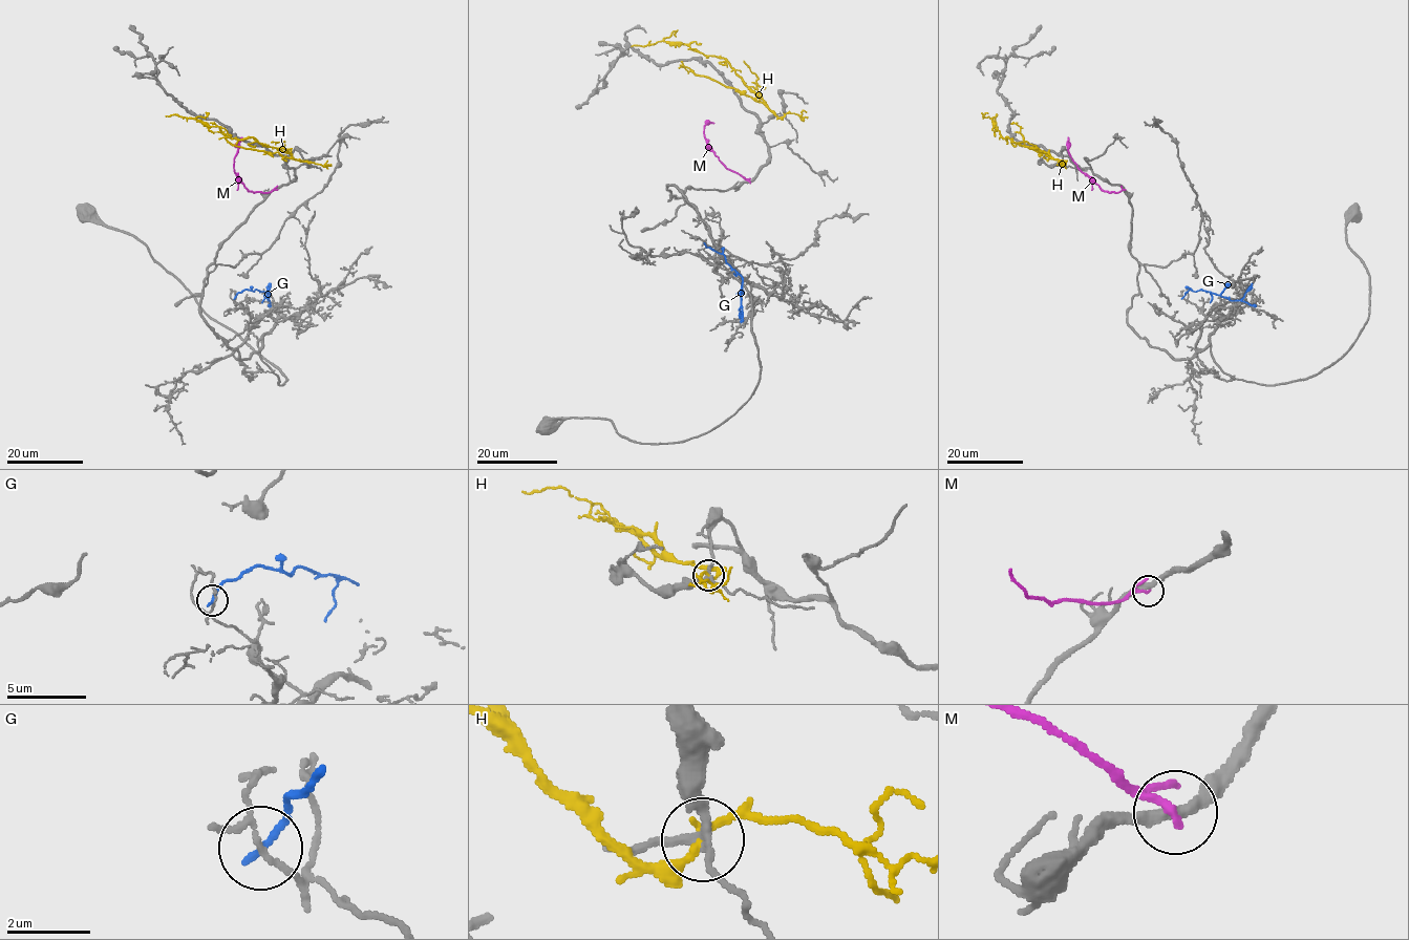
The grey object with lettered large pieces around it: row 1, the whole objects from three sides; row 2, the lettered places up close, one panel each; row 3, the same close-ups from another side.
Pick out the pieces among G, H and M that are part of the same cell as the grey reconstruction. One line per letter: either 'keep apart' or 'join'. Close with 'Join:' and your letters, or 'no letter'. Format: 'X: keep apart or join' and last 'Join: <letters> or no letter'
G: keep apart
H: keep apart
M: keep apart
Join: no letter

